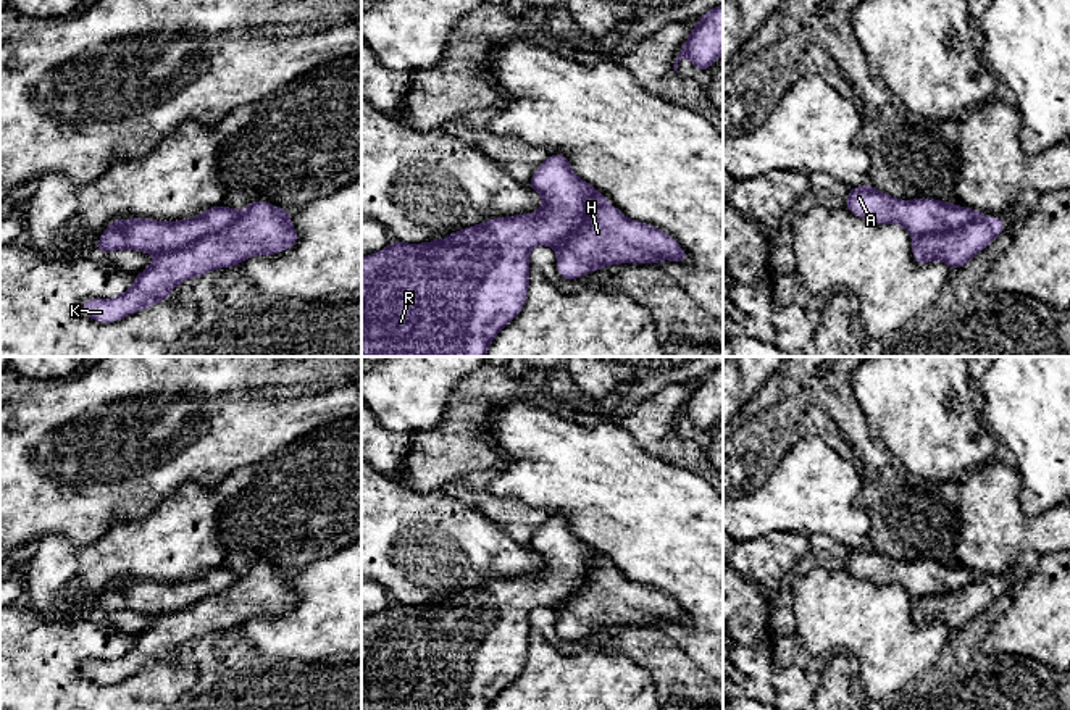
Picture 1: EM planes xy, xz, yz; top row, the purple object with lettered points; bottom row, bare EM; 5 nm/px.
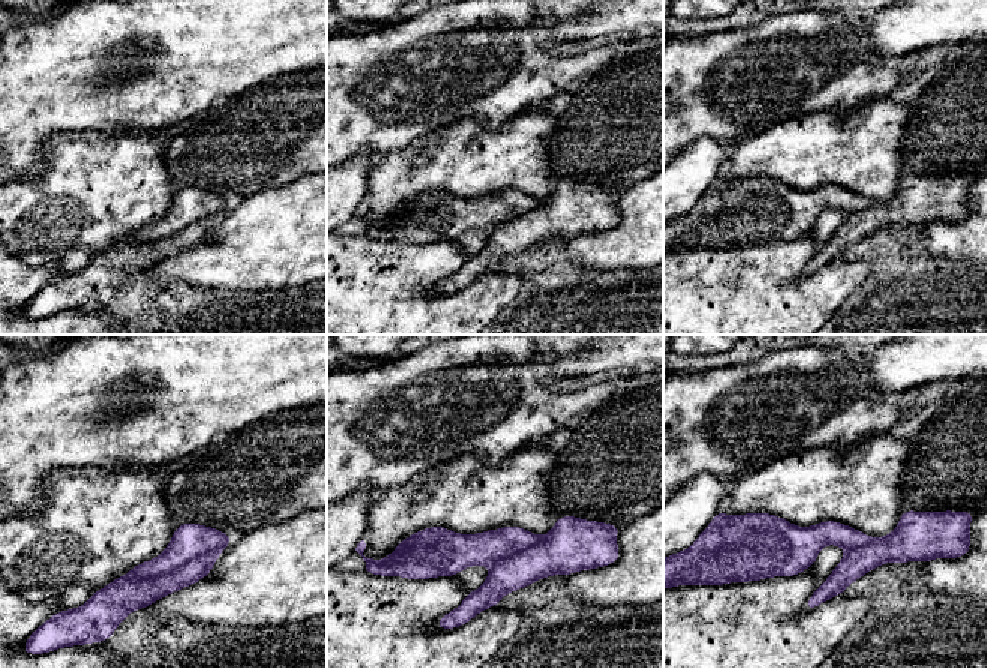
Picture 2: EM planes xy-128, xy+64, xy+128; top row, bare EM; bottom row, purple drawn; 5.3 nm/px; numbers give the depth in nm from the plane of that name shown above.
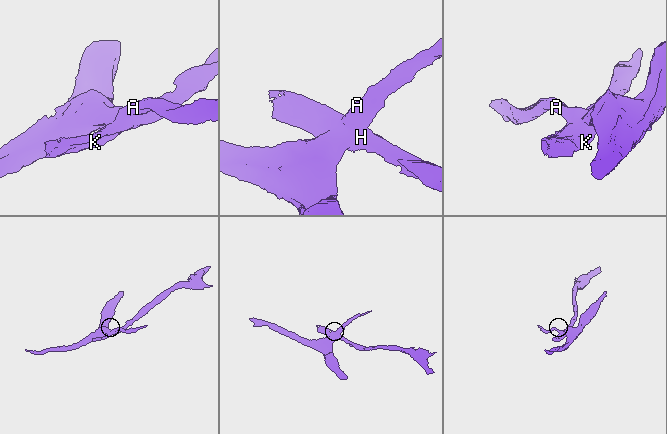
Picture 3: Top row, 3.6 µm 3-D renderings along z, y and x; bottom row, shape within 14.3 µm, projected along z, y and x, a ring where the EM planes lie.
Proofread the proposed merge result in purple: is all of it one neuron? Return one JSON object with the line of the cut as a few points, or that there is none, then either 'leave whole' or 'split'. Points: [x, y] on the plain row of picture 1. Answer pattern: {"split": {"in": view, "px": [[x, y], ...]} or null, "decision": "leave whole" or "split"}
{"split": {"in": "xy", "px": [[241, 573], [229, 586], [157, 617]]}, "decision": "split"}

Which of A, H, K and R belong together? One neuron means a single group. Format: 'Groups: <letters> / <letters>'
Groups: A R / H K

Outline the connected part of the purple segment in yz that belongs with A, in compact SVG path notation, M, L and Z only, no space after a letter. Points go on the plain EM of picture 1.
M870 544L851 549L844 568L875 586L902 586L912 599L955 592L984 578L978 571L936 560L901 562L876 552Z

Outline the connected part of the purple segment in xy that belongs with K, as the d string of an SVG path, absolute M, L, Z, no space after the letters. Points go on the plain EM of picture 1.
M255 562L231 587L179 612L157 616L147 631L136 636L134 645L124 655L89 660L81 666L81 674L98 684L119 683L168 660L186 641L234 629L250 618L286 613L297 602L289 571Z

